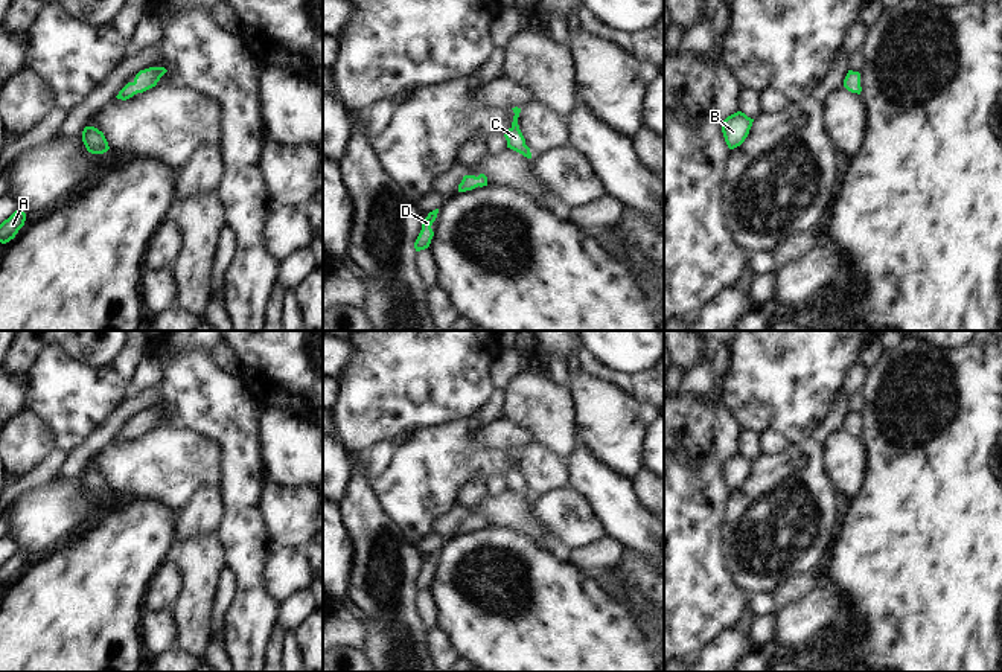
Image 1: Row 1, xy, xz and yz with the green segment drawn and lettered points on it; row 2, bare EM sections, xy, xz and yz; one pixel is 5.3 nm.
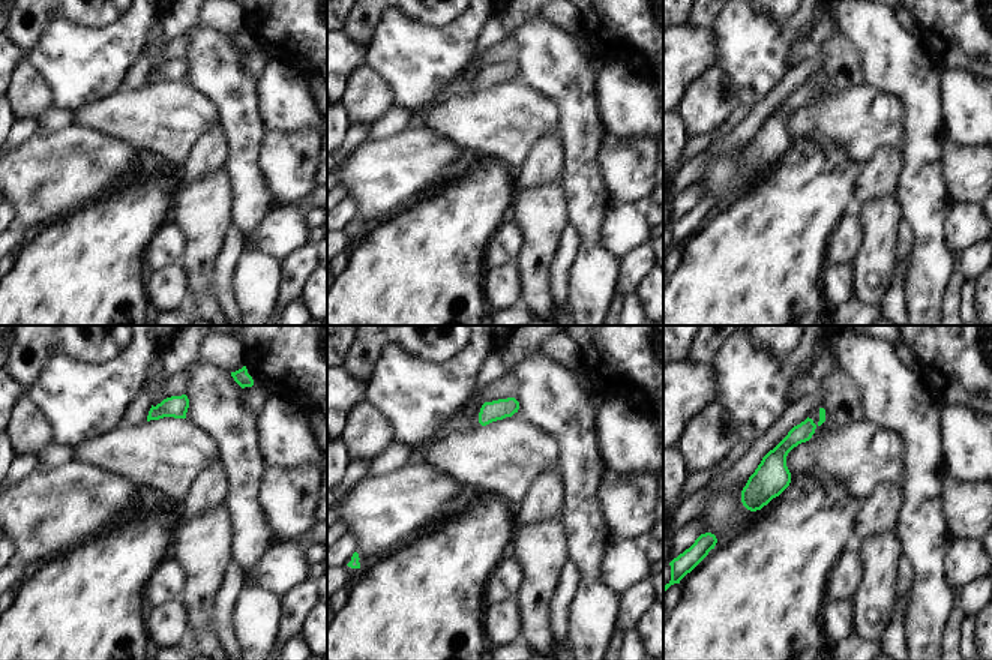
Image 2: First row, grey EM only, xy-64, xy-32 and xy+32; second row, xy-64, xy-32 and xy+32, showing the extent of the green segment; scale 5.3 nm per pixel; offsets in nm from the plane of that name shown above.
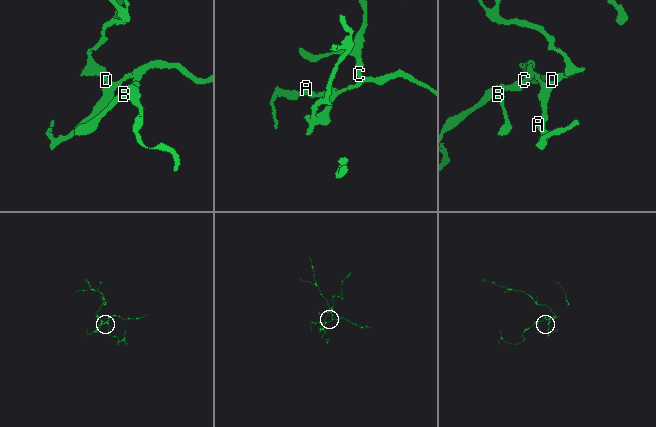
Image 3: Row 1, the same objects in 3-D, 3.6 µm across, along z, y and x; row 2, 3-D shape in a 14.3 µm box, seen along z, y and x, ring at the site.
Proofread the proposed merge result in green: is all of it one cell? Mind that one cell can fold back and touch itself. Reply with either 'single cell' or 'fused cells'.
single cell

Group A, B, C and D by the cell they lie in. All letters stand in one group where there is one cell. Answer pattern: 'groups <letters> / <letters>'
groups A B C D

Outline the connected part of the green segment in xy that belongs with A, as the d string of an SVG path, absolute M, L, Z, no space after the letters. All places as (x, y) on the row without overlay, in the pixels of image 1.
M15 552L8 561L0 565L0 584L6 585L15 579L18 571L24 567L26 555Z

